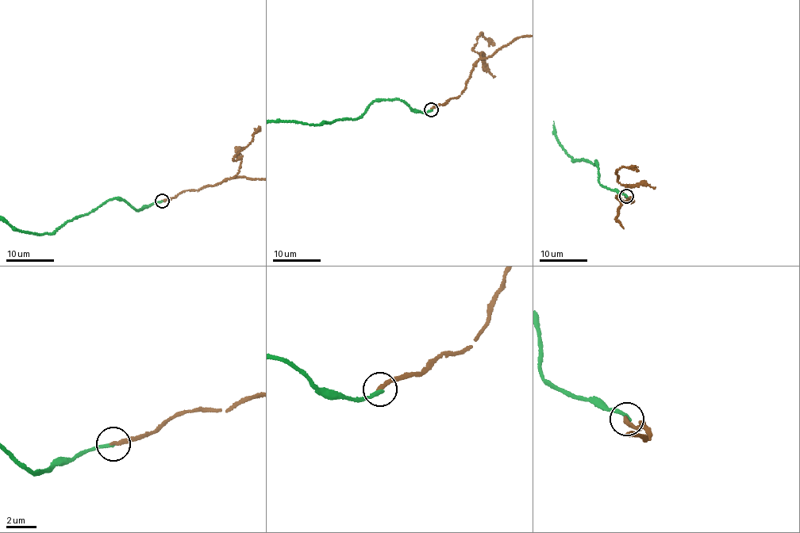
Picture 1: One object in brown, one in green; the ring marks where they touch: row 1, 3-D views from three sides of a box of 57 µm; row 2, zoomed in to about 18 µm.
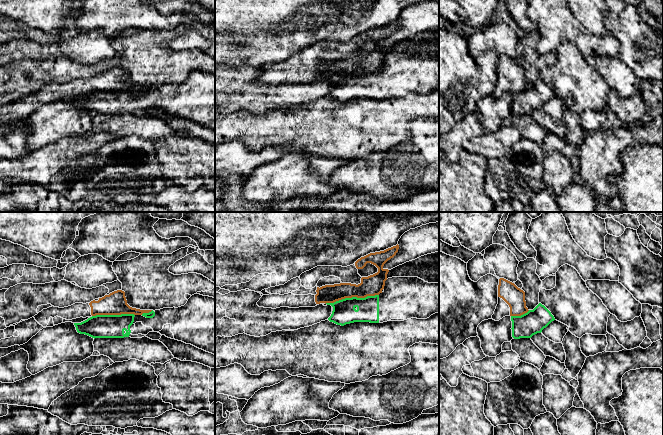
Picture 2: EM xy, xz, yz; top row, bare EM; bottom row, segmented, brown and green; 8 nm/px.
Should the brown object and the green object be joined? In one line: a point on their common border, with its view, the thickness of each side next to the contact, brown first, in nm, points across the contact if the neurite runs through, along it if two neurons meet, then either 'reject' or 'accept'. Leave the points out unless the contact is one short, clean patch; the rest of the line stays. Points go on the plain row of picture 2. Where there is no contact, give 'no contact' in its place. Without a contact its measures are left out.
xz (351, 73) | 160/190 nm | along xz (378, 70), (364, 73), (345, 73), (325, 79) | reject

